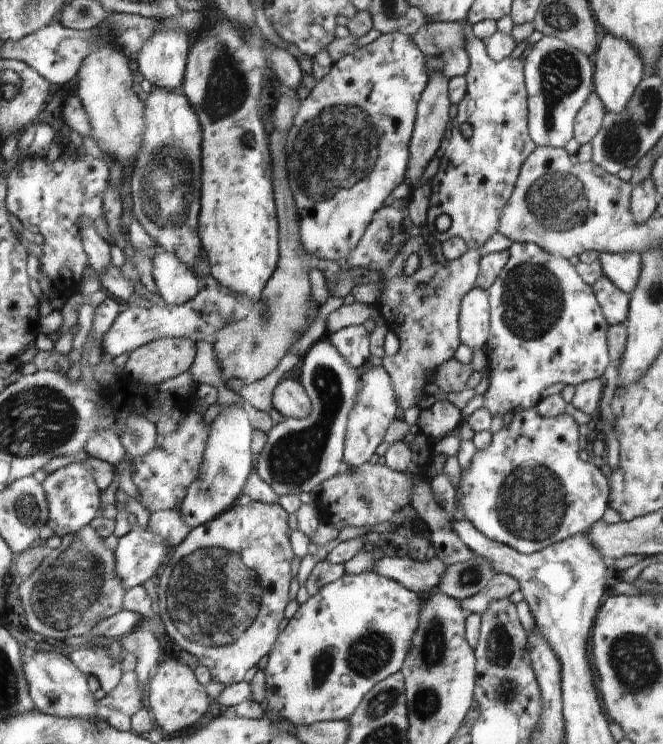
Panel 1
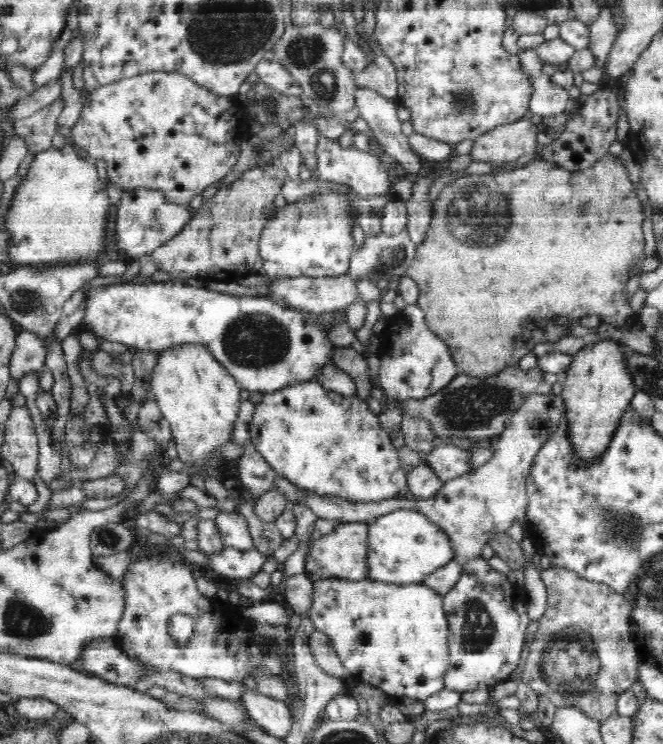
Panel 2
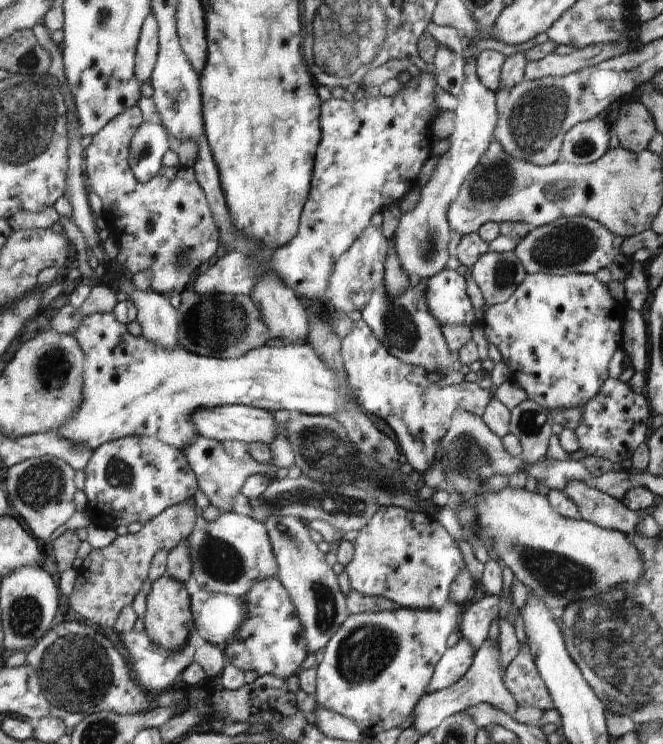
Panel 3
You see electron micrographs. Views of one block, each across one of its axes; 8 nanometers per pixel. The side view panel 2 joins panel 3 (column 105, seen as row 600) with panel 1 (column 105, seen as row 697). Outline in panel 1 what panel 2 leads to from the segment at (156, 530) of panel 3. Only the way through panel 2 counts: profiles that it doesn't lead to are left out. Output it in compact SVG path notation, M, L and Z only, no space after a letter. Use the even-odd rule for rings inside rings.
M90 524L80 534L72 534L62 539L62 544L54 549L40 568L25 580L19 592L23 601L29 628L45 638L65 640L73 636L91 634L100 622L121 613L125 608L128 594L124 580L118 578L117 551L108 548L106 540Z

